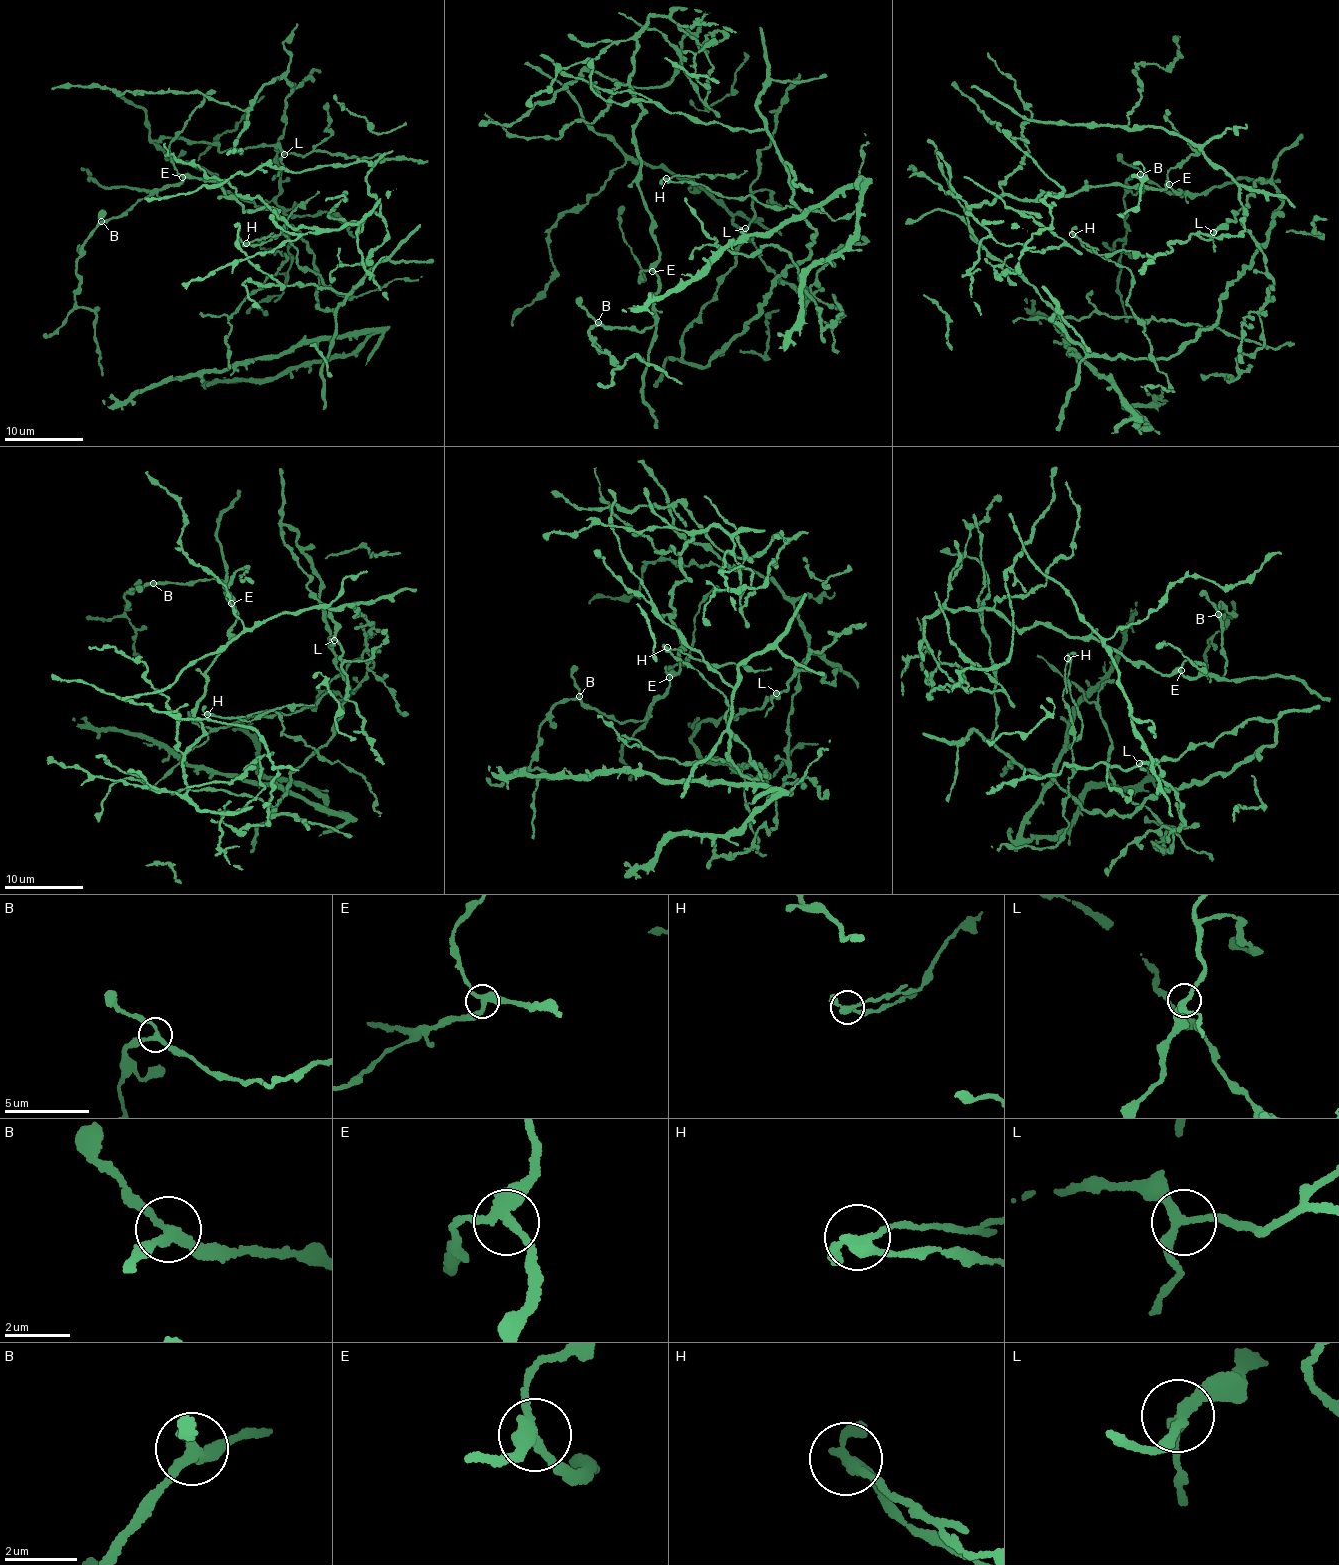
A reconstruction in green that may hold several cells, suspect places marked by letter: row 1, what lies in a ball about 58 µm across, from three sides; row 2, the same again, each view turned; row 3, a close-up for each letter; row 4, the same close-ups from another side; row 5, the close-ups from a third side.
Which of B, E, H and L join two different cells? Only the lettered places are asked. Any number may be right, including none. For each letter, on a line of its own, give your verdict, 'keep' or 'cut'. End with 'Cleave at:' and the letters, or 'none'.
B: keep
E: keep
H: cut
L: keep
Cleave at: H

